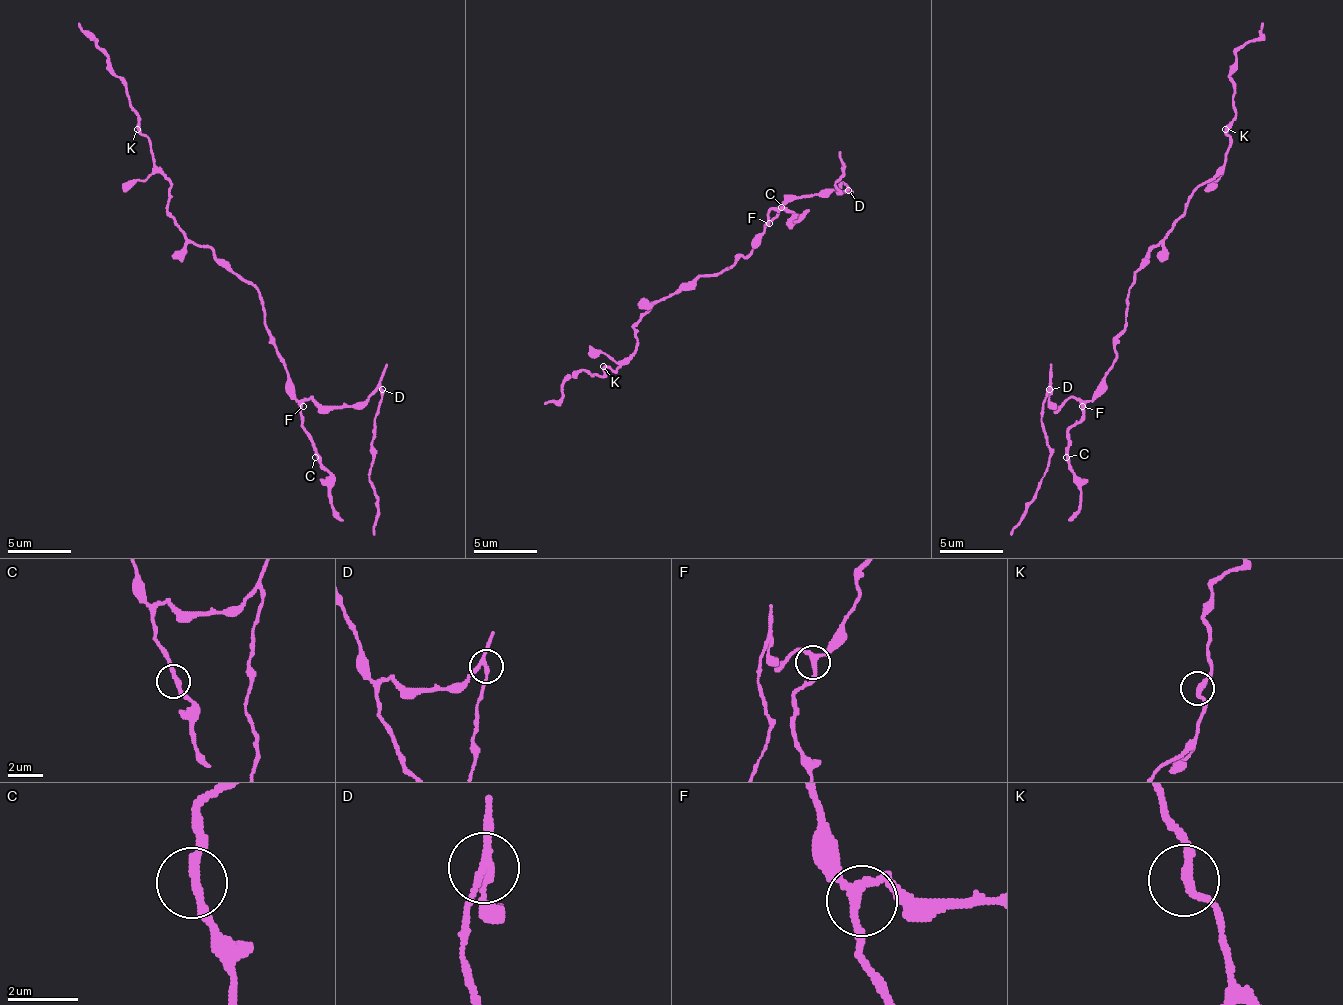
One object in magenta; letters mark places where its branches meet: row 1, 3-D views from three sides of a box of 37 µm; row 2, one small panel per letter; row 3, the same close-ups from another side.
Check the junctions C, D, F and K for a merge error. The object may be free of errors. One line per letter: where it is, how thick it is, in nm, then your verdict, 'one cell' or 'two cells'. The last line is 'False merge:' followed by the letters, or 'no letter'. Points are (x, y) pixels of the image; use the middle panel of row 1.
C: place (781, 207); calibre 240 nm; one cell
D: place (848, 190); calibre 190 nm; two cells
F: place (769, 223); calibre 220 nm; one cell
K: place (603, 366); calibre 240 nm; one cell
False merge: D

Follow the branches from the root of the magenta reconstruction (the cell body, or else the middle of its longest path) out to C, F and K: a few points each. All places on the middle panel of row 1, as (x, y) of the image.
C: (724, 271), (753, 248), (753, 242), (769, 223), (769, 213), (781, 207)
F: (724, 271), (753, 248), (753, 239), (769, 223)
K: (724, 271), (699, 274), (673, 296), (663, 296), (635, 325), (638, 347), (616, 369), (603, 366)

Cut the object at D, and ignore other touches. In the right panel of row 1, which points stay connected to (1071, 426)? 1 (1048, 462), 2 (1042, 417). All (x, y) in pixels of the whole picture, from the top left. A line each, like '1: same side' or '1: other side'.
1: other side
2: other side

